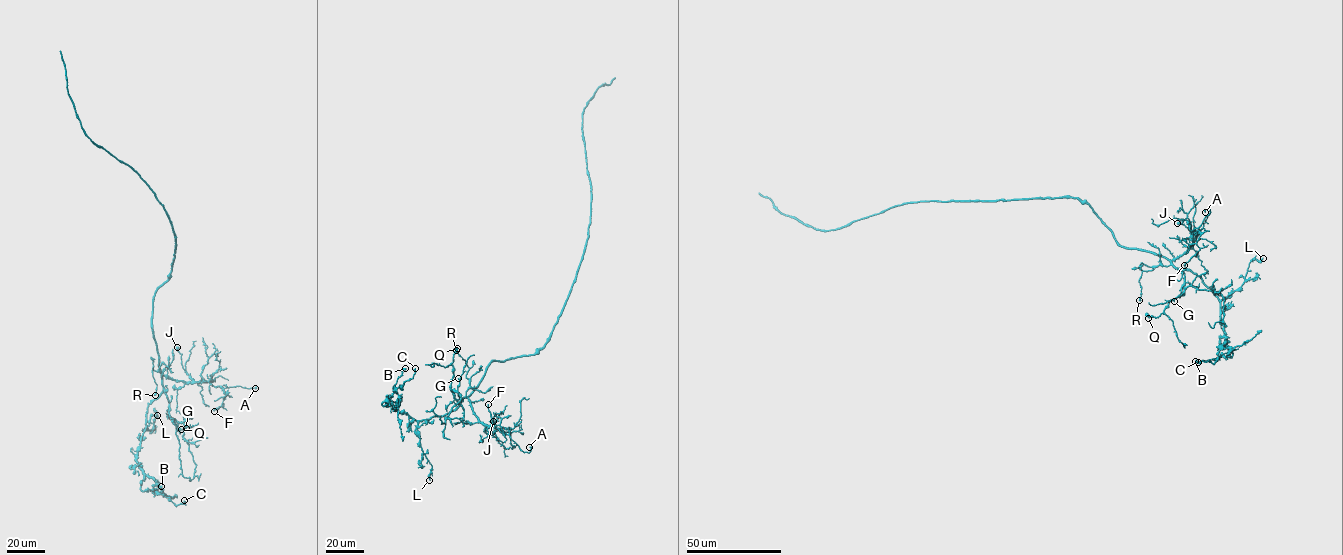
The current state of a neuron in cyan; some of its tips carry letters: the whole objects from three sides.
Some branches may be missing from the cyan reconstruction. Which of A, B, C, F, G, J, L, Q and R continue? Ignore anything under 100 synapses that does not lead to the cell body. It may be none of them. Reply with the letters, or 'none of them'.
none of them

